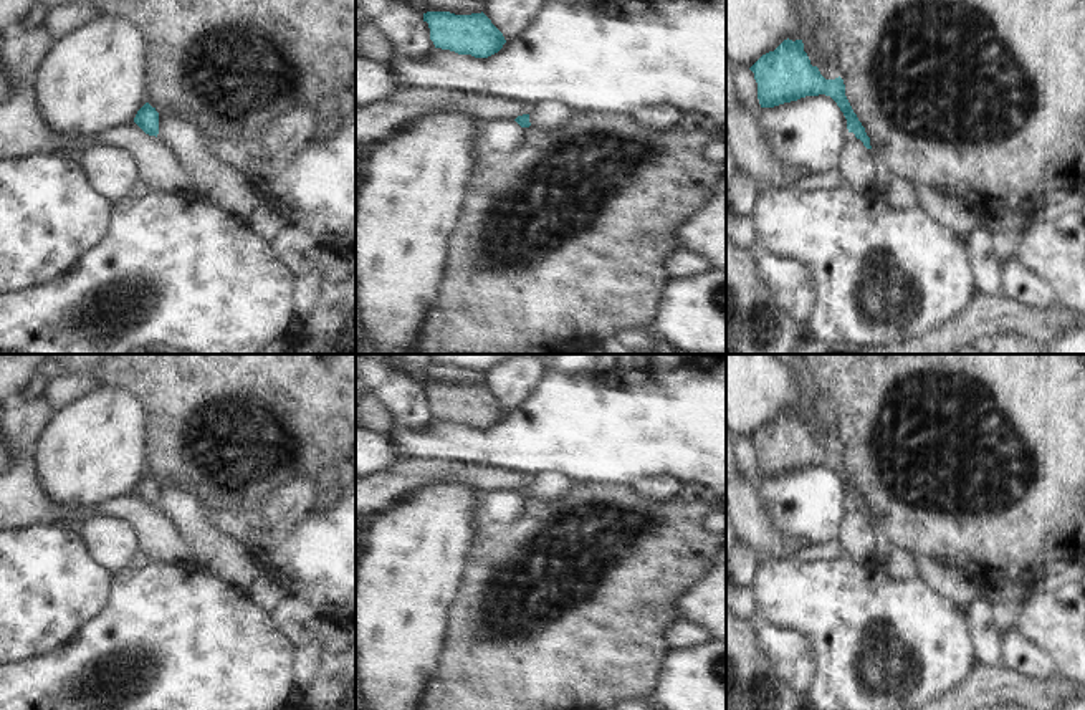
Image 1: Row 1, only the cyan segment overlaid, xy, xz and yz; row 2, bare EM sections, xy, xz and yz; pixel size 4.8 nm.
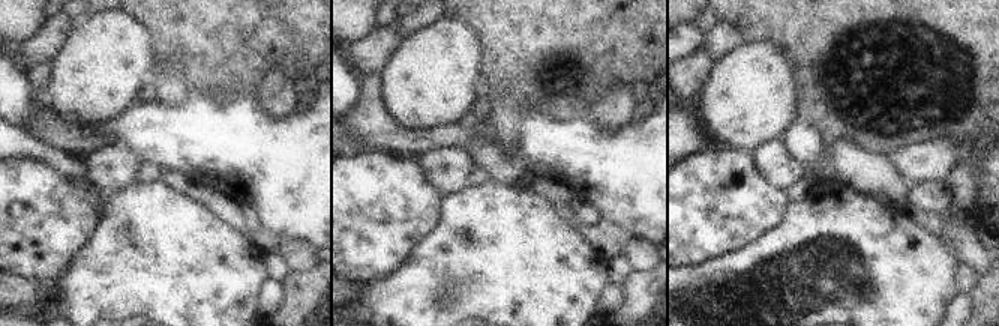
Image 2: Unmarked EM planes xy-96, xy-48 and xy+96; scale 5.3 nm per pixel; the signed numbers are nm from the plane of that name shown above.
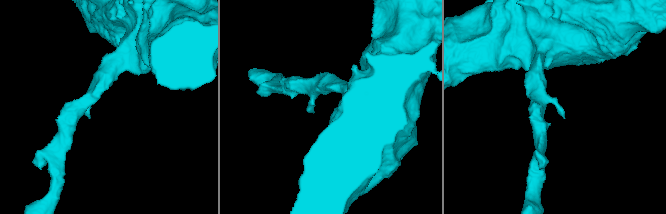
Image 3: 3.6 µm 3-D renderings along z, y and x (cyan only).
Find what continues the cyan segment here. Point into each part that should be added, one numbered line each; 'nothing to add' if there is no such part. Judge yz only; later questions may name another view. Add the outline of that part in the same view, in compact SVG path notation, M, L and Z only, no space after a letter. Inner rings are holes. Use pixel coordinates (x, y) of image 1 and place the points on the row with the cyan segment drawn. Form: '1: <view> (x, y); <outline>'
nothing to add

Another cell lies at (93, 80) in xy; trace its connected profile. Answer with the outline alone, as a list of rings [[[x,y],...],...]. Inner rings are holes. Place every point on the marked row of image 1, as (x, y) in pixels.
[[[98,15],[56,40],[33,81],[45,124],[68,141],[131,124],[146,104],[146,61],[146,40],[124,18]]]

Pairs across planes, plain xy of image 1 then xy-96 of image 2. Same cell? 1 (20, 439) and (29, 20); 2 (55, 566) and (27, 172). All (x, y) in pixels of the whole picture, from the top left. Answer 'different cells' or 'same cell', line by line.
1: different cells
2: same cell

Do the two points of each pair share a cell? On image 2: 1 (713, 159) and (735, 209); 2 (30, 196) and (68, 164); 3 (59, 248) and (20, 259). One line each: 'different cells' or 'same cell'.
1: same cell
2: different cells
3: same cell

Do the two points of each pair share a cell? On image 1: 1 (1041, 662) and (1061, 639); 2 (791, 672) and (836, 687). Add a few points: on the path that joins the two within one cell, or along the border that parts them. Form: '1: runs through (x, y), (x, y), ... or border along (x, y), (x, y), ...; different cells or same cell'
1: border along (1016, 633), (1029, 642), (1036, 642), (1059, 667); different cells
2: border along (809, 641), (816, 672), (806, 692); different cells

